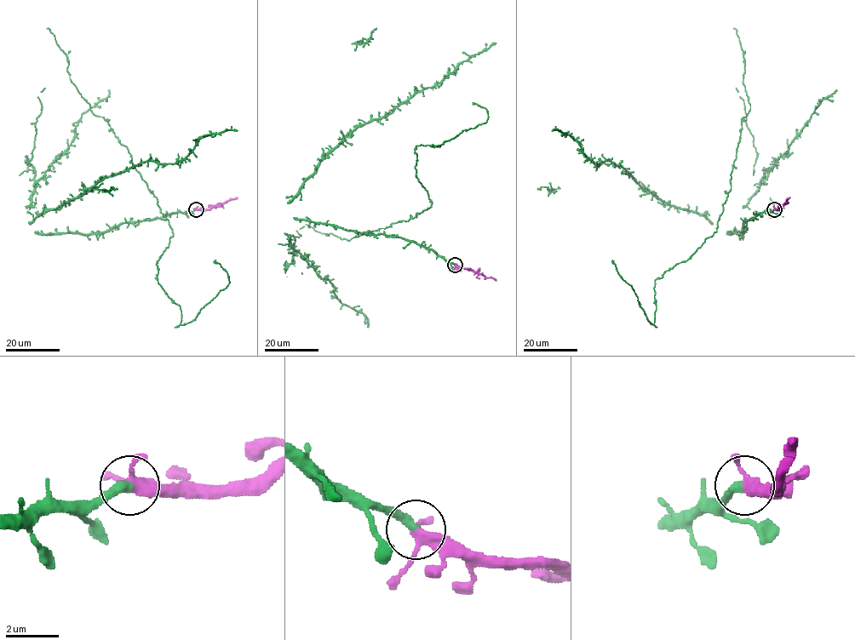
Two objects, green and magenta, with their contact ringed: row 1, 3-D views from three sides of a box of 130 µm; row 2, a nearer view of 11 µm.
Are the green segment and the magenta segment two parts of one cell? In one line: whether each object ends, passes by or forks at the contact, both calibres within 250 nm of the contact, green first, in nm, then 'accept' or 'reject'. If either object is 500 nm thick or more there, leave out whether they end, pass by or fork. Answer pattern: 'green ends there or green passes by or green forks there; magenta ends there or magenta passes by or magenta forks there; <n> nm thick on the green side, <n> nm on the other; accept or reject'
green ends there; magenta forks there; 340 nm thick on the green side, 320 nm on the other; accept

